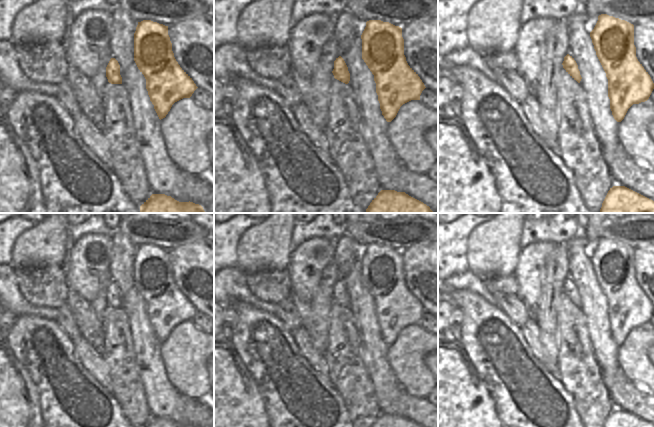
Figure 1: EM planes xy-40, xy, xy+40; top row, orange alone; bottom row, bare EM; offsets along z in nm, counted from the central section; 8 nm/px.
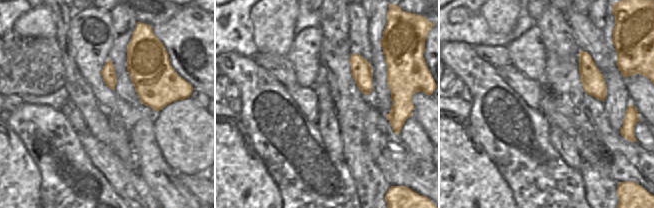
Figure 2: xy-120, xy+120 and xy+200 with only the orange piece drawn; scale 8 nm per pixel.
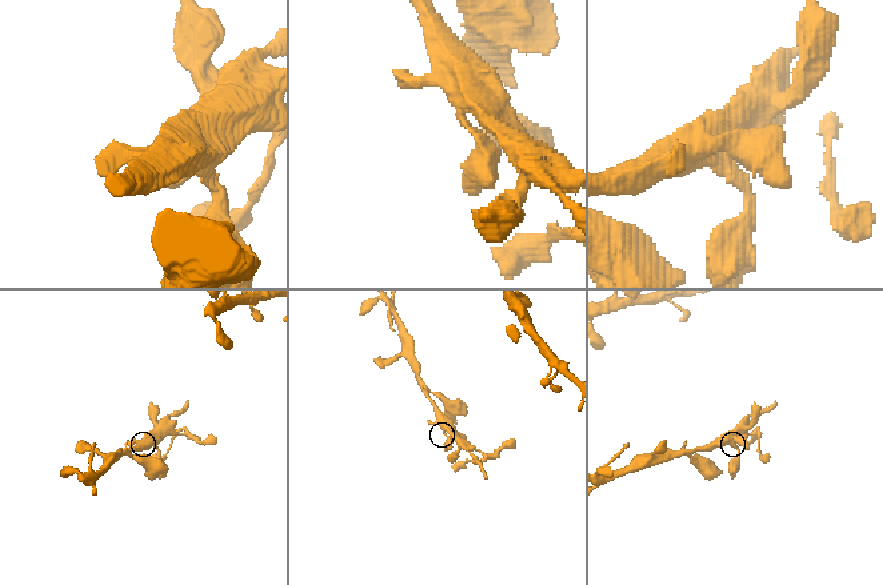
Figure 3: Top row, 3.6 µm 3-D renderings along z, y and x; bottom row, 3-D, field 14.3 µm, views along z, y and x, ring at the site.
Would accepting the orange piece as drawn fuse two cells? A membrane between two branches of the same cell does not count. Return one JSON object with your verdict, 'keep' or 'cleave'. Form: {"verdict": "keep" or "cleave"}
{"verdict": "keep"}

